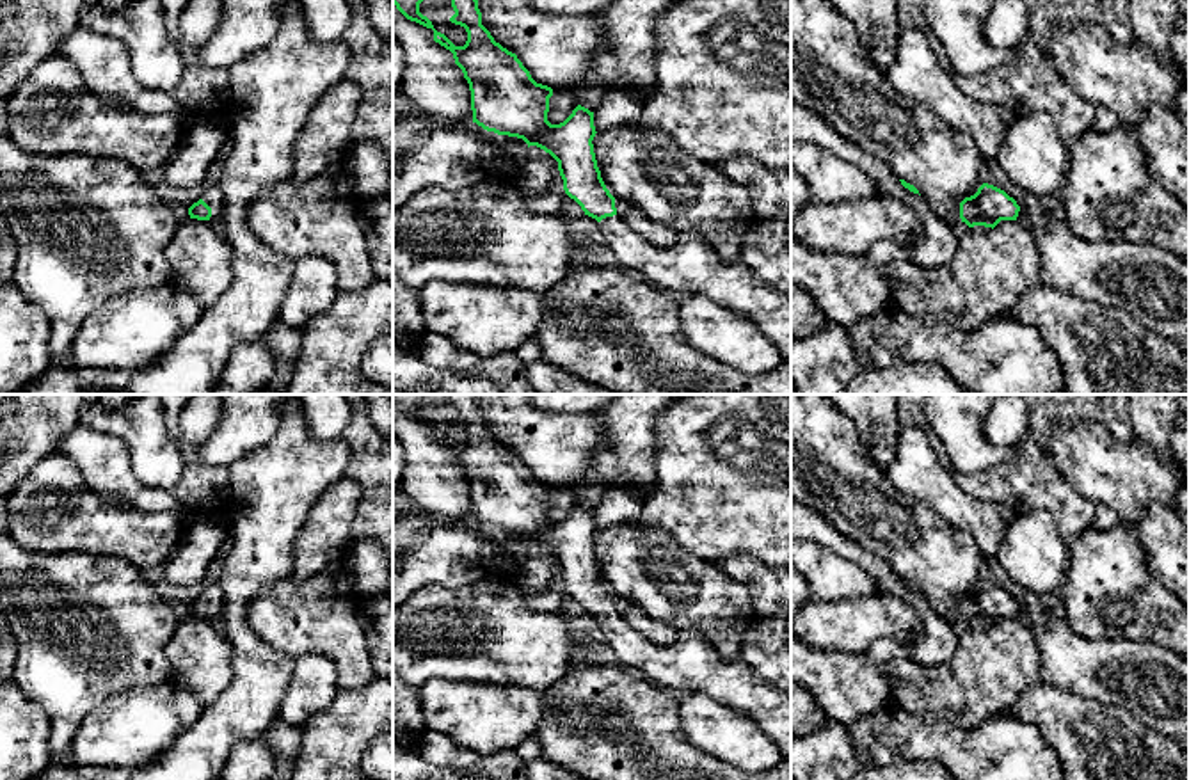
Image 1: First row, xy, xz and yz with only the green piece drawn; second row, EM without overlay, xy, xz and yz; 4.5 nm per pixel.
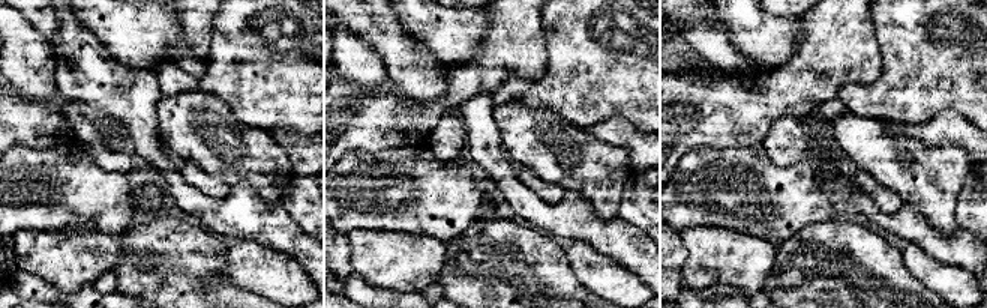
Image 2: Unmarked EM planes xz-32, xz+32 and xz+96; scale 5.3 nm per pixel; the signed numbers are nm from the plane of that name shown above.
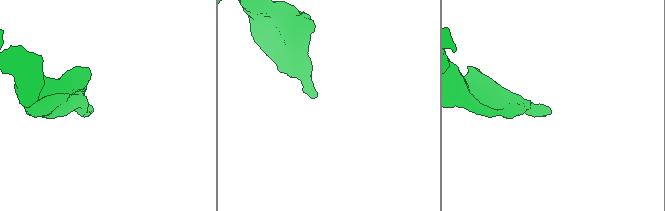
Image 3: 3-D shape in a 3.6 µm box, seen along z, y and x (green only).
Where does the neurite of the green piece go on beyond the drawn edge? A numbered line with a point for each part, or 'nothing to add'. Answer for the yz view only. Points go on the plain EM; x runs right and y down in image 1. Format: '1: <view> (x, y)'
nothing to add

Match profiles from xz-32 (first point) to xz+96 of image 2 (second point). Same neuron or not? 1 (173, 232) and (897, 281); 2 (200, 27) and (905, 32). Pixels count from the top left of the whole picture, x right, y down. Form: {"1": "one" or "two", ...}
{"1": "one", "2": "two"}

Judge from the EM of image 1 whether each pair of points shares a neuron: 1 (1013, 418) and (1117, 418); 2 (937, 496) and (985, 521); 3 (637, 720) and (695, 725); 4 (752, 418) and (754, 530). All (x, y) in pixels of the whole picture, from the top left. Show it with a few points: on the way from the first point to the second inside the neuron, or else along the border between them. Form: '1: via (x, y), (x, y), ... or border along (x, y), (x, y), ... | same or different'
1: border along (1028, 413), (1024, 436), (1017, 443) | different
2: via (949, 501), (973, 516) | same
3: border along (678, 702), (685, 738), (710, 754) | different
4: via (754, 446), (754, 501) | same

